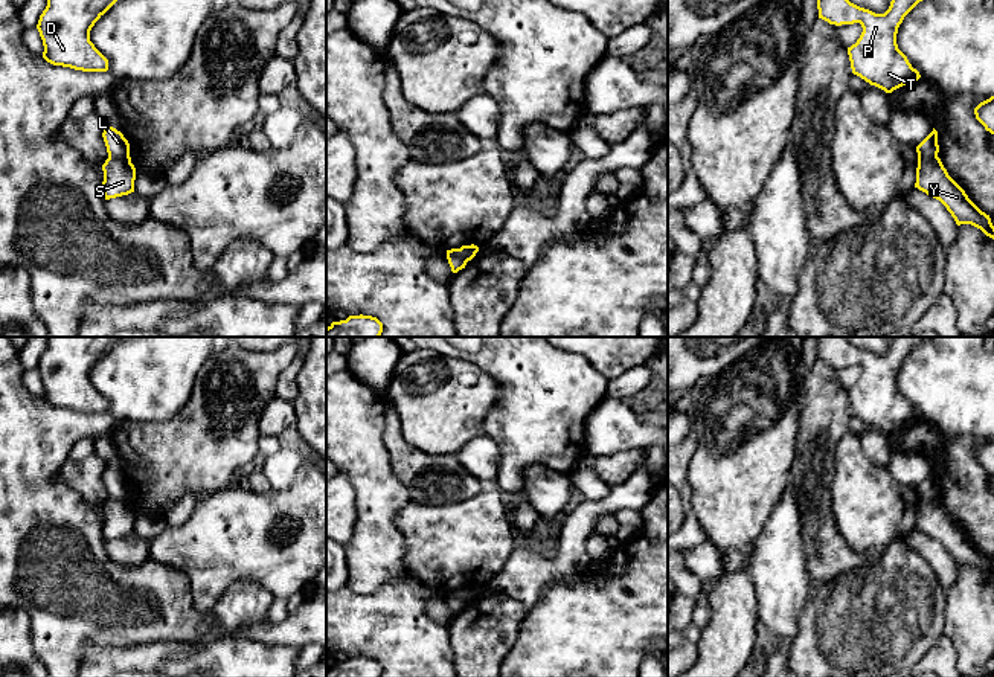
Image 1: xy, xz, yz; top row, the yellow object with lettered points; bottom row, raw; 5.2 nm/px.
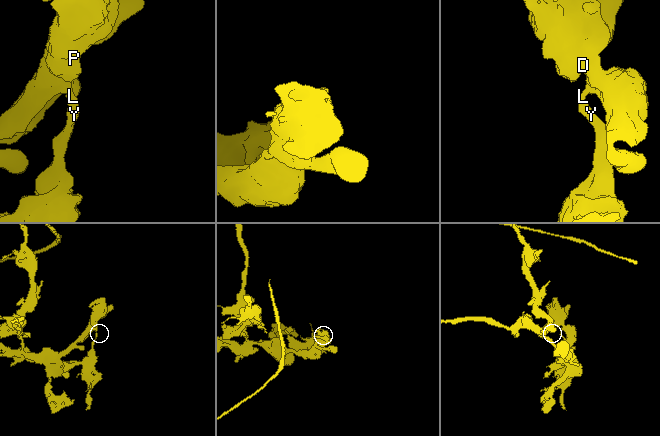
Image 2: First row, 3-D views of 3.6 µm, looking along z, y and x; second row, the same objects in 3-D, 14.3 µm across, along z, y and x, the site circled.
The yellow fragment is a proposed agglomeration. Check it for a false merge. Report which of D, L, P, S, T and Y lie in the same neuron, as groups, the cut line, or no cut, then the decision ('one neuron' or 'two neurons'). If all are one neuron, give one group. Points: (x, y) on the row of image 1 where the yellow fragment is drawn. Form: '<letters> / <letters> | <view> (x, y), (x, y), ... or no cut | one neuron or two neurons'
D L P T / S Y | xy (109, 156), (130, 163) | two neurons

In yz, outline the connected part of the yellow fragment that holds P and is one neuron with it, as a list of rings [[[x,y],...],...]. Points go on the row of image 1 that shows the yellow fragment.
[[[817,0],[817,9],[819,18],[829,24],[861,24],[860,38],[848,47],[852,73],[892,93],[921,78],[896,44],[899,24],[919,2],[922,0],[892,0],[884,14],[875,14],[849,0]]]

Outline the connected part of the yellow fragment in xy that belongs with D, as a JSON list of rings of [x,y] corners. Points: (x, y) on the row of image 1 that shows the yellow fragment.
[[[47,0],[37,29],[43,40],[43,58],[82,72],[107,72],[108,59],[90,41],[95,23],[117,0]]]

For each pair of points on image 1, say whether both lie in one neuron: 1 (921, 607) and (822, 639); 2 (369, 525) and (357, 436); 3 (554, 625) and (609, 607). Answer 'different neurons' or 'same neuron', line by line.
1: same neuron
2: same neuron
3: same neuron

